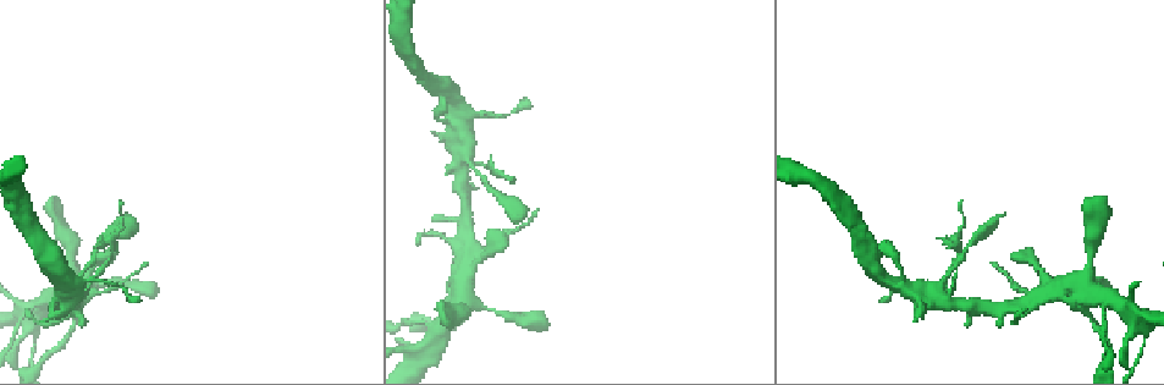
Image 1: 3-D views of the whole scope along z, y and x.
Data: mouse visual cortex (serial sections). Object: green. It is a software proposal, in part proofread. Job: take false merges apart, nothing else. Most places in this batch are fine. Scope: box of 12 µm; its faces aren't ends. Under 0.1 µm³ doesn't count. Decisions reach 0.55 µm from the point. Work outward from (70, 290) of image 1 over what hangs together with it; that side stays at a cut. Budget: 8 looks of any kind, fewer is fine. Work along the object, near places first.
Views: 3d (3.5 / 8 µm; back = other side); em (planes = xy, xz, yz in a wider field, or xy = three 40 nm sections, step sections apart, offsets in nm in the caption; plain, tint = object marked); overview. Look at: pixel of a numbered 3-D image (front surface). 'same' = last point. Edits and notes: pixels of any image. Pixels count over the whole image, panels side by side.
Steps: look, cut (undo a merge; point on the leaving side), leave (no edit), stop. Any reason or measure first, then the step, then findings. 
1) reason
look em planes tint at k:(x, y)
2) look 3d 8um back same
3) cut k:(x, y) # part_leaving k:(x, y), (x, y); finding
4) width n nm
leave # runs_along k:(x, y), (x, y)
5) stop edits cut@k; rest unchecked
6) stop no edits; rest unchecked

calibre changes
look 3d 3.5um at 1:(473, 160)

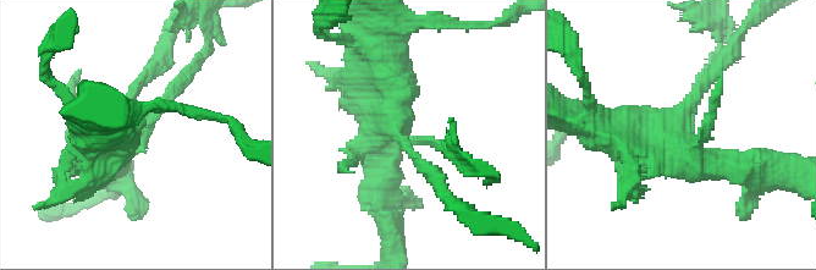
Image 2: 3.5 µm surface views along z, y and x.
look em xy step 1 tint at 2:(402, 133)

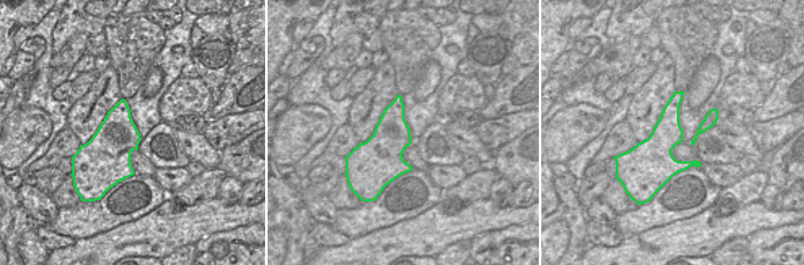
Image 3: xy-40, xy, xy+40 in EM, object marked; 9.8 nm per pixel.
leave # runs_along 2:(386, 69), (386, 122), (457, 156); continuous, no second cell

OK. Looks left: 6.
two arms in line, one across
look em xy step 2 tint at 1:(1109, 304)

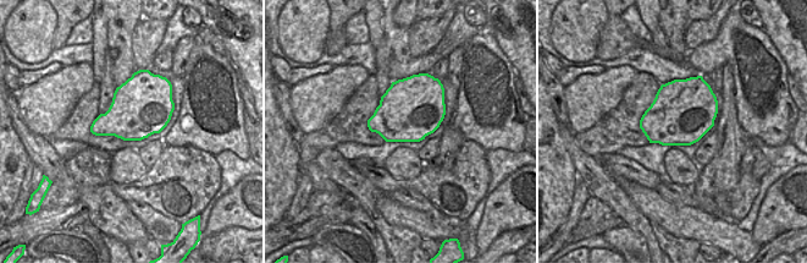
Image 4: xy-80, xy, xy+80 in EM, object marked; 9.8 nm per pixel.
wider look
look 3d 3.5um same

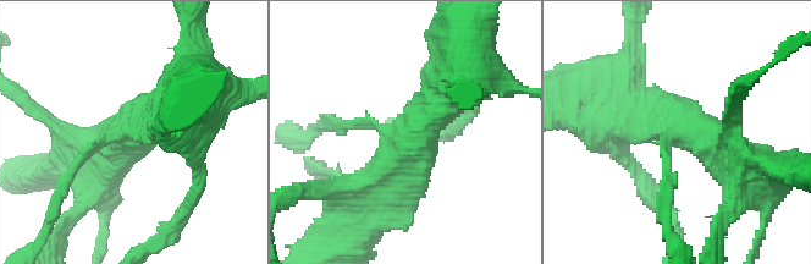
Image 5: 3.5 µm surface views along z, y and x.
arm_widths 150, 600, 600 nm
leave # runs_along 5:(453, 83), (374, 203); continuous, no second cell

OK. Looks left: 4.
thick turns thin
look 3d 3.5um at 1:(1140, 351)

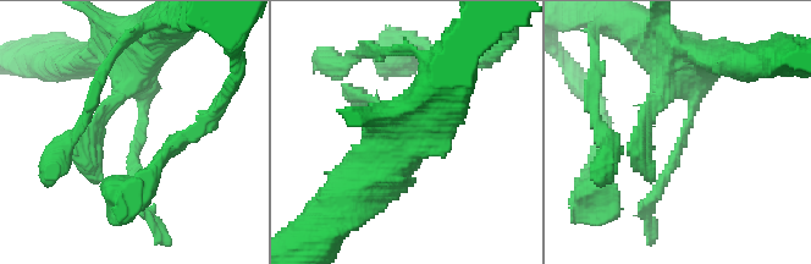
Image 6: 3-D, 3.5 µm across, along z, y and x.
shape alone is not enough
look em xy step 2 tint at 6:(138, 134)

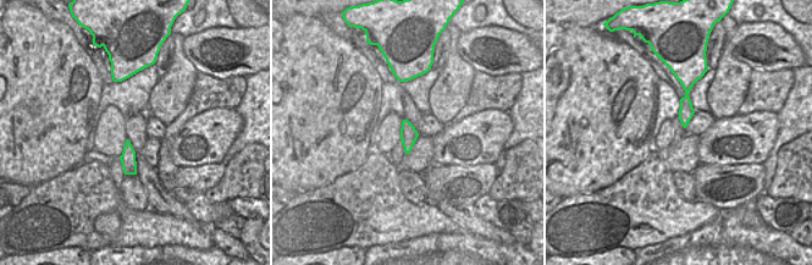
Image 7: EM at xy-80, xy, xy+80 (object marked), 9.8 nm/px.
look em xy step 5 tint same

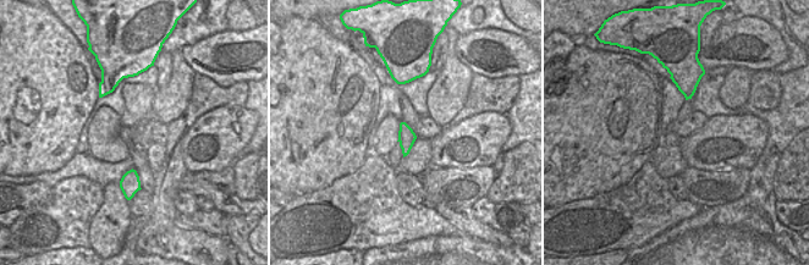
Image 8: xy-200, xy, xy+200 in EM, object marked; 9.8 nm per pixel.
arm_widths 150, 400 nm
leave # runs_along 6:(672, 61), (691, 117), (651, 208); continuous, no second cell

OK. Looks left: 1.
stop no edits; rest unchecked

